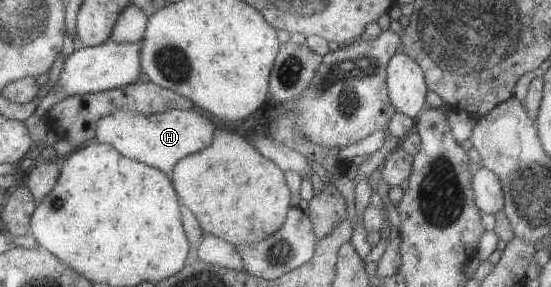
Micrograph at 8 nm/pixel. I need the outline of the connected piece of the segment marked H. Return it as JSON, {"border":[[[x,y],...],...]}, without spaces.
{"border":[[[117,108],[113,114],[99,118],[93,141],[109,144],[126,158],[141,162],[169,175],[181,158],[207,148],[211,144],[214,131],[213,122],[191,109],[138,114],[131,110]]]}

